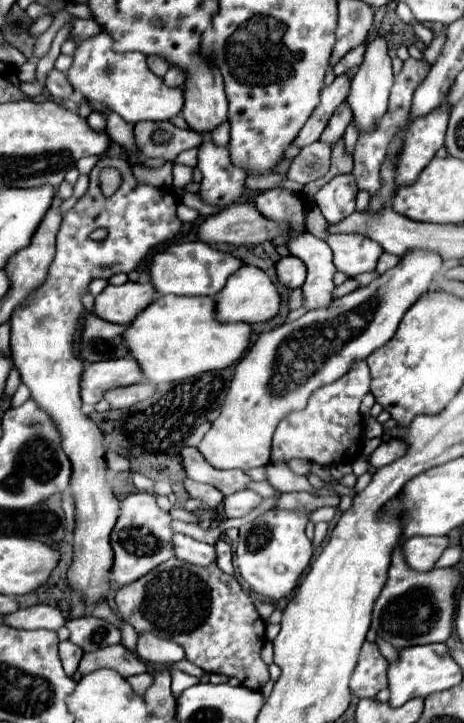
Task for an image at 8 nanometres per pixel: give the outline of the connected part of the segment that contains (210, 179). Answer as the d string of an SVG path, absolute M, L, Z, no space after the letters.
M204 142L198 148L198 168L202 170L200 196L208 204L238 202L244 192L246 172L236 168L228 156L228 146Z

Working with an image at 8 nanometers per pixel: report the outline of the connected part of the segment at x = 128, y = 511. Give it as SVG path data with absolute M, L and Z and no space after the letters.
M148 492L130 494L120 502L120 516L110 534L110 544L114 550L114 564L110 574L120 586L138 580L140 576L148 574L152 568L174 556L172 530L168 524L170 524L170 514L160 510L156 498Z

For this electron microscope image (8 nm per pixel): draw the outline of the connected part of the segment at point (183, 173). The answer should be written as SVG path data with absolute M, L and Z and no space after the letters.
M174 164L174 186L184 188L192 182L192 168L188 166L176 166Z

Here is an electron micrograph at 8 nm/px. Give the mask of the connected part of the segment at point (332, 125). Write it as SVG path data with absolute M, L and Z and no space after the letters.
M344 102L344 104L340 104L340 106L336 108L336 112L332 114L332 118L330 118L326 130L322 132L320 140L322 140L322 142L330 142L330 144L334 144L338 138L342 138L346 126L348 126L350 122L352 122L352 110L350 110L348 104Z

